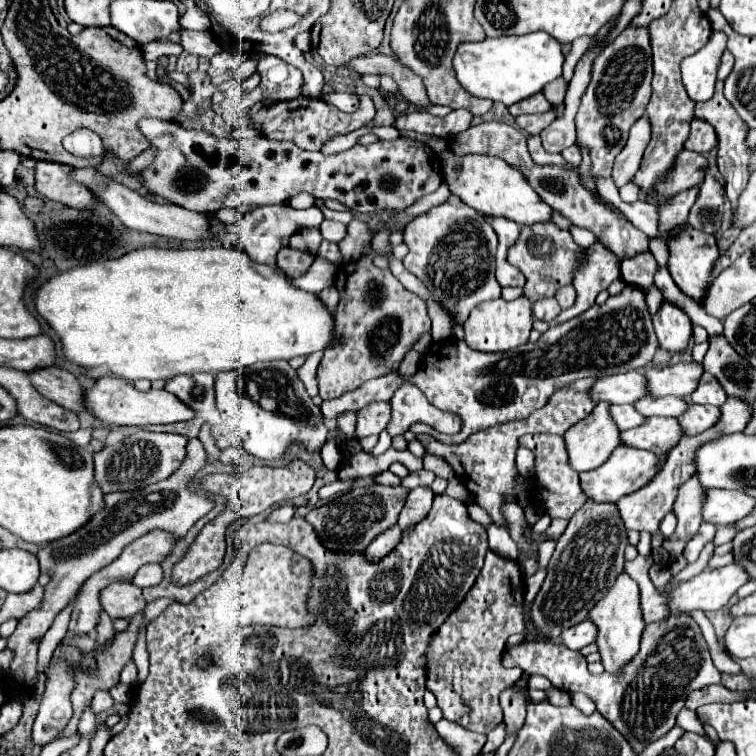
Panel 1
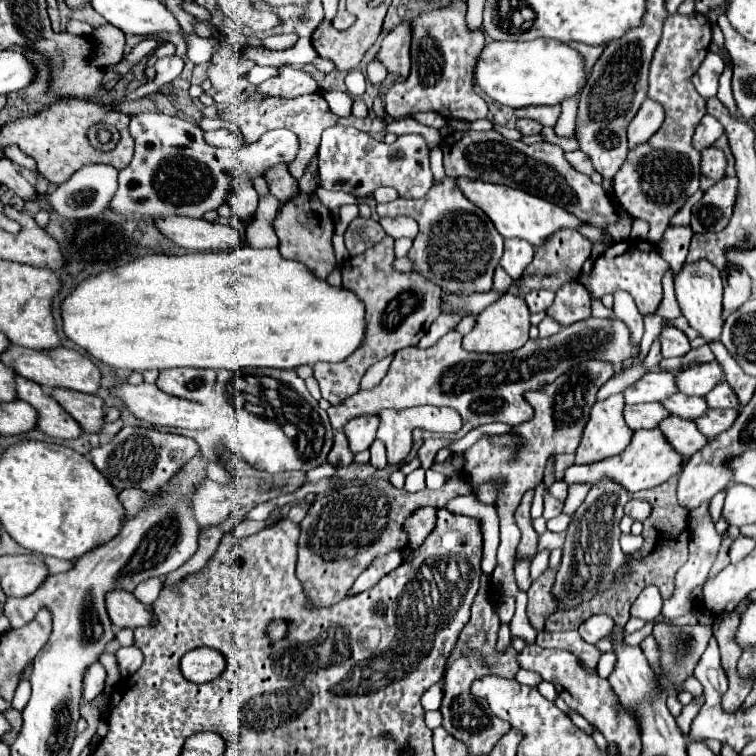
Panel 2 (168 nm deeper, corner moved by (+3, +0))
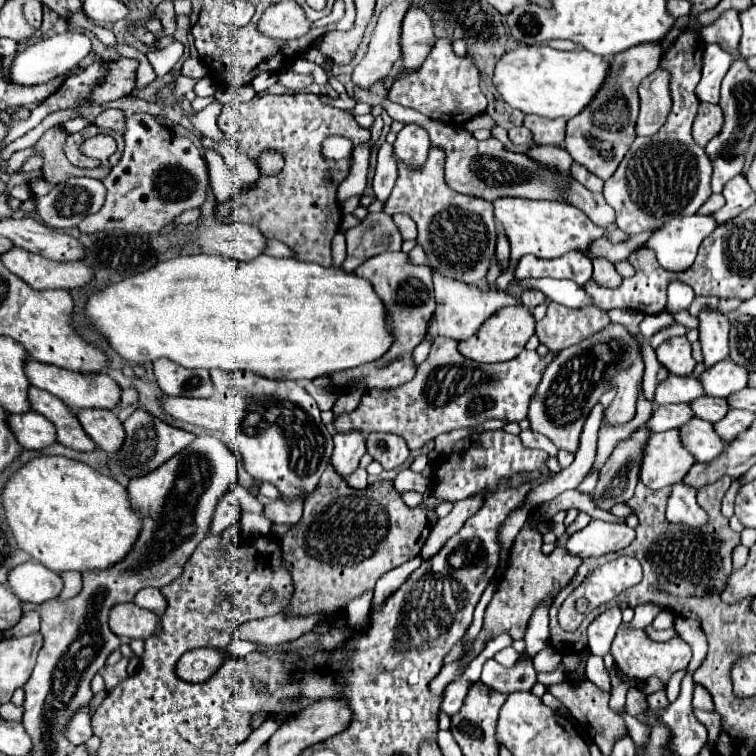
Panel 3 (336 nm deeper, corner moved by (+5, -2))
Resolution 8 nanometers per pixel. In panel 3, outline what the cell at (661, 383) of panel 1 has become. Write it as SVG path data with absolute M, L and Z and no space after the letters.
M723 360L711 368L707 368L701 378L703 388L707 392L707 396L729 396L733 392L739 392L743 388L747 388L749 382L749 372L745 366L739 366L731 360Z

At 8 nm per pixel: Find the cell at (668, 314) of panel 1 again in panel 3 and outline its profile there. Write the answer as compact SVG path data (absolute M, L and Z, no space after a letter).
M675 336L665 340L655 348L657 360L675 376L689 376L697 362L691 356L691 342L685 336Z

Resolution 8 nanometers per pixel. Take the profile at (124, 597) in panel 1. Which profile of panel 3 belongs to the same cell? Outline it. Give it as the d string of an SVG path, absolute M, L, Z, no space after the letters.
M133 602L117 604L111 608L109 628L119 638L147 640L159 632L159 616L135 606Z

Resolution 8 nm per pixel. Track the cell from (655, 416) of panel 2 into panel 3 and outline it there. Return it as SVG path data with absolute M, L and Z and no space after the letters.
M667 404L667 406L659 406L659 410L653 412L647 426L651 428L651 432L663 432L671 428L681 428L691 418L695 418L695 414L689 404Z

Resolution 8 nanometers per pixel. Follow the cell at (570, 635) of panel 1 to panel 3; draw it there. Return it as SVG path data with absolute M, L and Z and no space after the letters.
M613 606L605 610L601 616L597 616L589 626L589 650L595 656L609 654L611 642L615 638L615 632L621 624L621 608Z

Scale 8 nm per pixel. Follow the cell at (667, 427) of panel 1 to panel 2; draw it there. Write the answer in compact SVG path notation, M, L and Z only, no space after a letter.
M669 416L661 420L659 430L663 432L665 440L669 440L669 444L685 458L691 458L709 442L691 420L683 420L677 416Z

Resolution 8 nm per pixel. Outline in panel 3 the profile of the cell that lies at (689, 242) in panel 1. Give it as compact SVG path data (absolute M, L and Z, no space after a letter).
M703 310L699 314L699 332L705 368L729 358L729 320L725 314Z

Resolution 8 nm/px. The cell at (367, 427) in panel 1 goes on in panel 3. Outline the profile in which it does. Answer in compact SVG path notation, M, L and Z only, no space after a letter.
M353 430L347 434L335 434L333 442L335 448L331 456L331 466L341 478L347 478L357 470L359 460L365 454L365 436Z

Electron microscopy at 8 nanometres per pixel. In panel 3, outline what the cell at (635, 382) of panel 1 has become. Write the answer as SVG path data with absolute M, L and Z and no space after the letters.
M669 376L663 380L655 392L655 404L681 404L681 402L693 402L695 398L707 396L703 390L703 384L697 376Z

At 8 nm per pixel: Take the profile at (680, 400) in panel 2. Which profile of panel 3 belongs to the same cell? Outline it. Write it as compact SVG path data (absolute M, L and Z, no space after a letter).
M711 396L693 400L691 408L697 418L707 422L719 422L729 412L729 404L725 398L711 398Z

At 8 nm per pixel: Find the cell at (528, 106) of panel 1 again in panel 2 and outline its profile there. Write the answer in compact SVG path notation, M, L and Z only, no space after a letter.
M533 106L533 108L519 108L519 110L515 110L517 118L531 118L531 120L541 122L543 126L555 126L559 114L561 114L561 106L557 106L557 108Z

